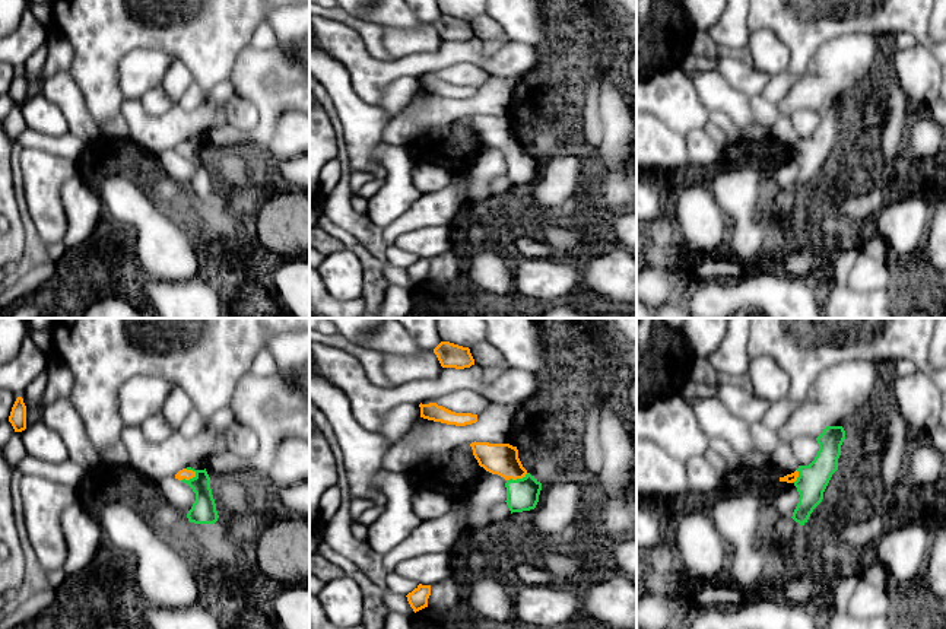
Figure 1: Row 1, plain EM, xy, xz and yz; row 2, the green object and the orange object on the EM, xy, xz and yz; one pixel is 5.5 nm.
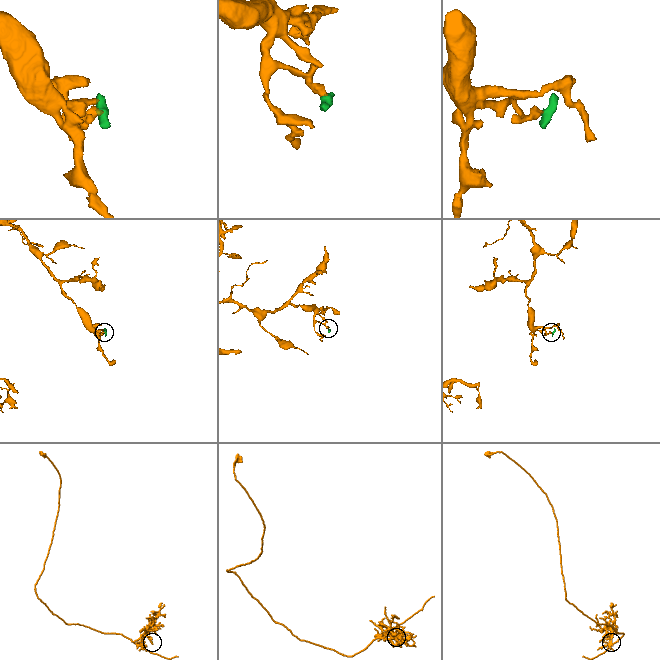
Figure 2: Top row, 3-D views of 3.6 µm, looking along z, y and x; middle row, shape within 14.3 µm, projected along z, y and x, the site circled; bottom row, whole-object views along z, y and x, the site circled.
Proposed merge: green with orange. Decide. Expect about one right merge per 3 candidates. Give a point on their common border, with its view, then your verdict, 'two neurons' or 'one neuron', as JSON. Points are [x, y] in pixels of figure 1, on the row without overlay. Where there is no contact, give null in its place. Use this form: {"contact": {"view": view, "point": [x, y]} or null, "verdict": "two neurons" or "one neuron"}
{"contact": {"view": "xy", "point": [190, 152]}, "verdict": "one neuron"}

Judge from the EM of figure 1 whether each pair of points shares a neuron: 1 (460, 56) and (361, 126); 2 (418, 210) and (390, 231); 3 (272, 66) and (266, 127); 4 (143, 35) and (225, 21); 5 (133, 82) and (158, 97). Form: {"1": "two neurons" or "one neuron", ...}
{"1": "two neurons", "2": "one neuron", "3": "one neuron", "4": "one neuron", "5": "two neurons"}

